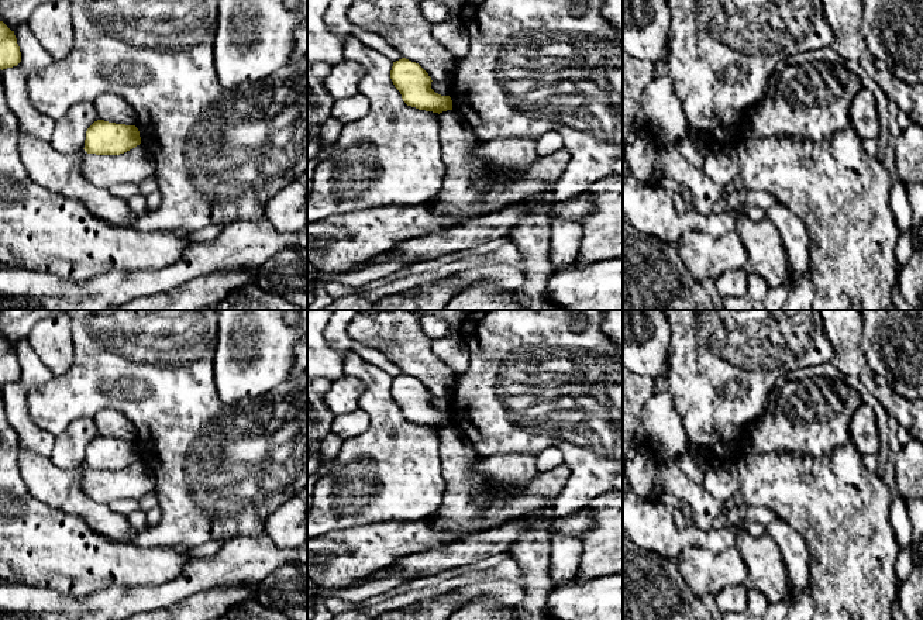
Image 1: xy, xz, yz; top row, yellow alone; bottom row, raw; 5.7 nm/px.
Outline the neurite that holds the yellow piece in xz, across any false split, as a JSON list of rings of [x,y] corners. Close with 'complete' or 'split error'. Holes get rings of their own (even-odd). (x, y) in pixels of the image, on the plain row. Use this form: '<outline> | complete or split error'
[[[406,373],[393,378],[390,395],[407,421],[438,430],[452,426],[451,413],[431,404],[433,396],[419,379]]] | complete

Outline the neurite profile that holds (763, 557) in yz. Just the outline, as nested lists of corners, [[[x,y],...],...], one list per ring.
[[[736,530],[736,547],[748,571],[748,585],[760,590],[768,603],[782,602],[789,593],[783,557],[769,534],[752,537]]]

